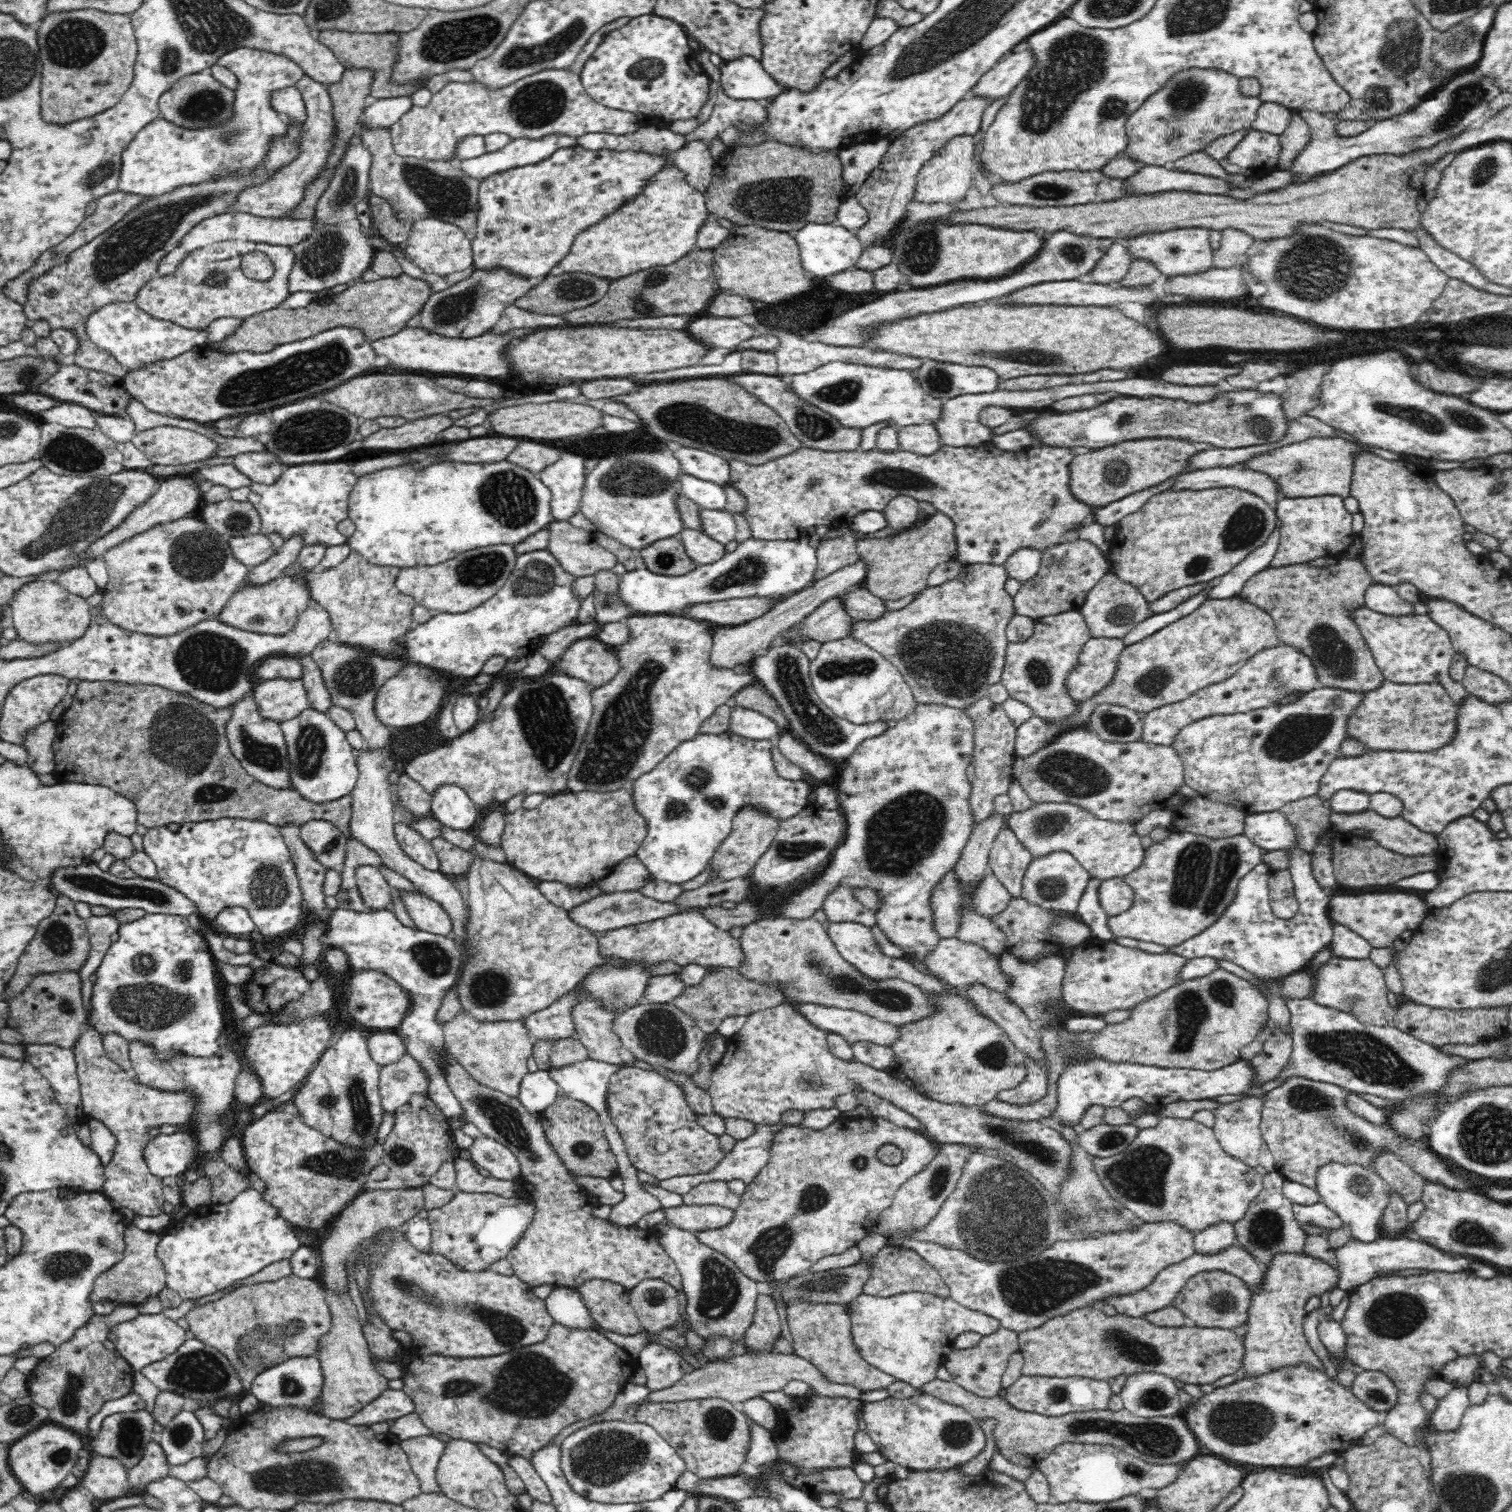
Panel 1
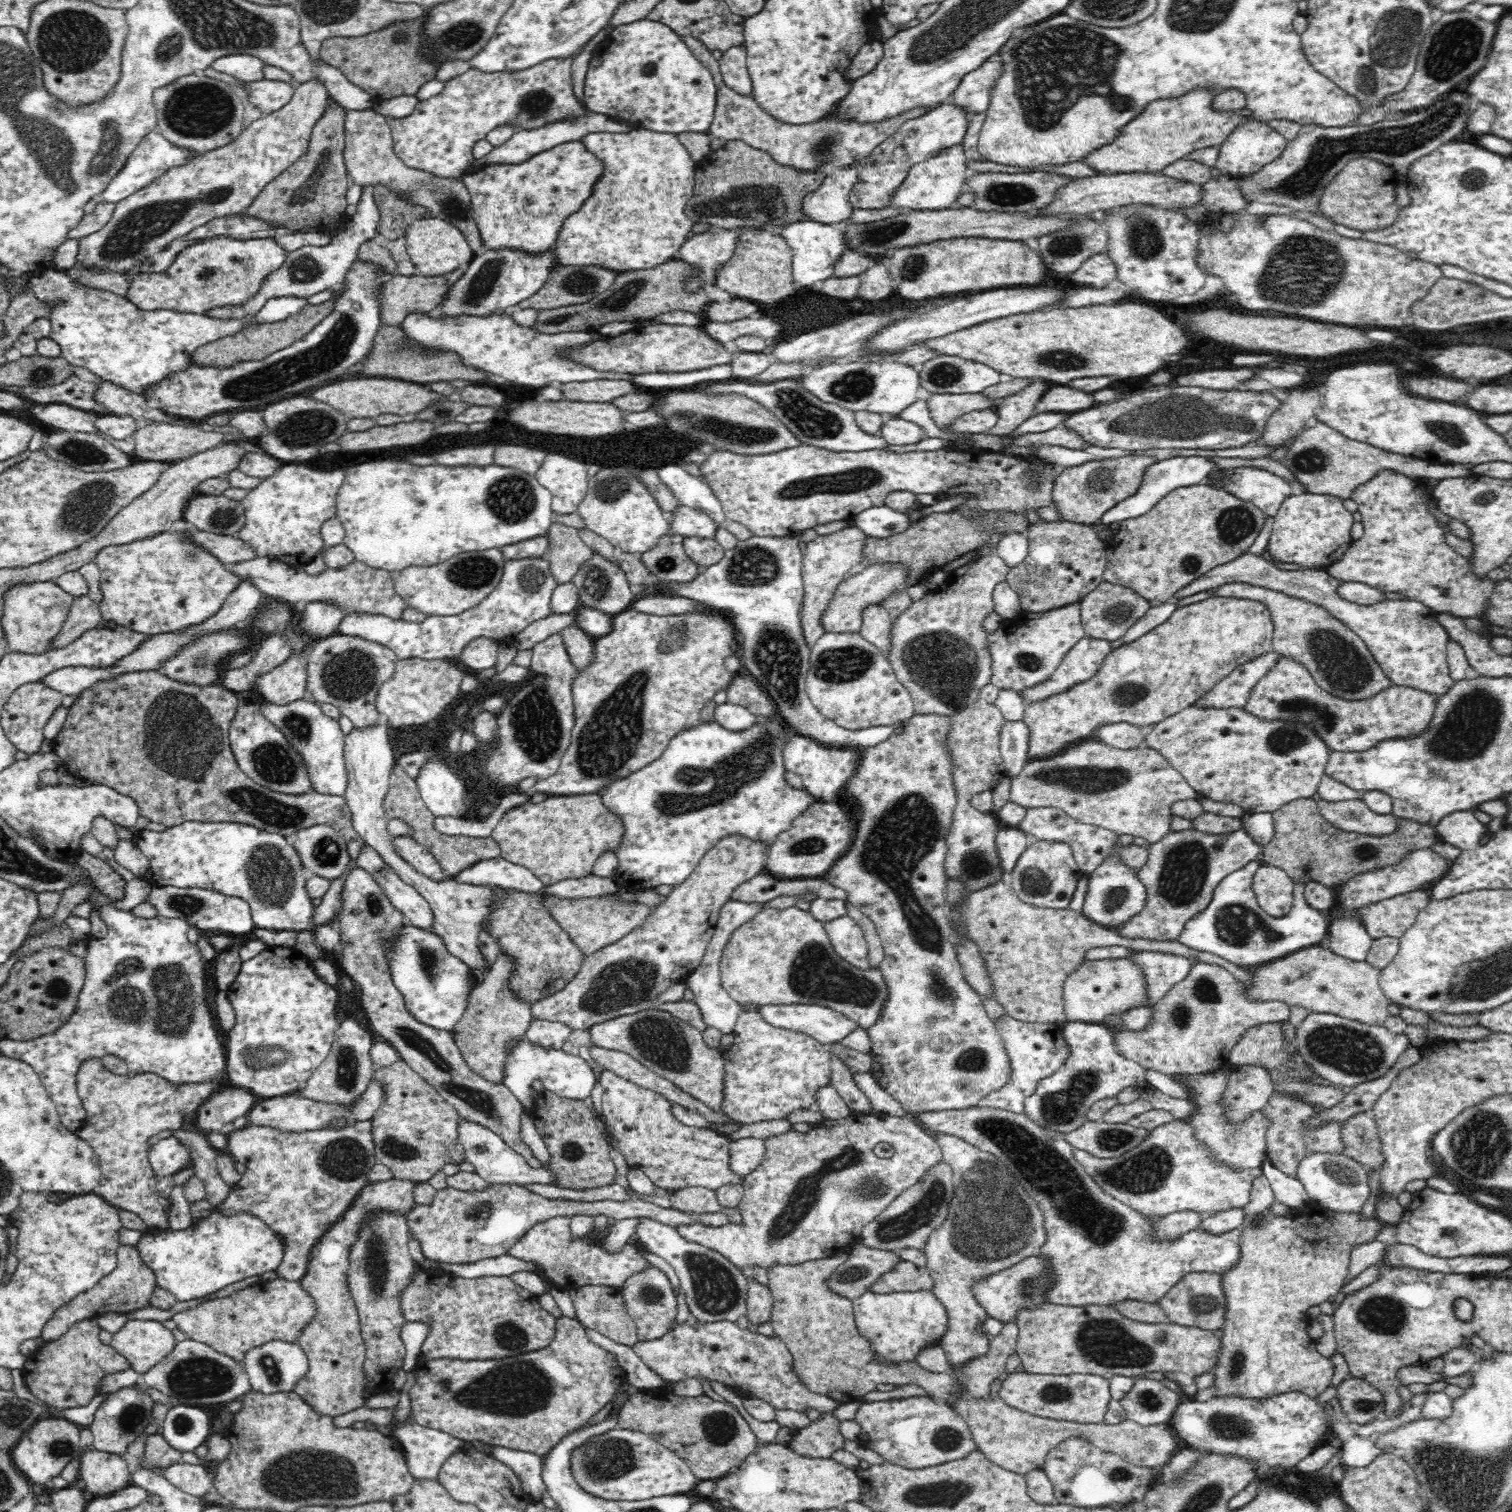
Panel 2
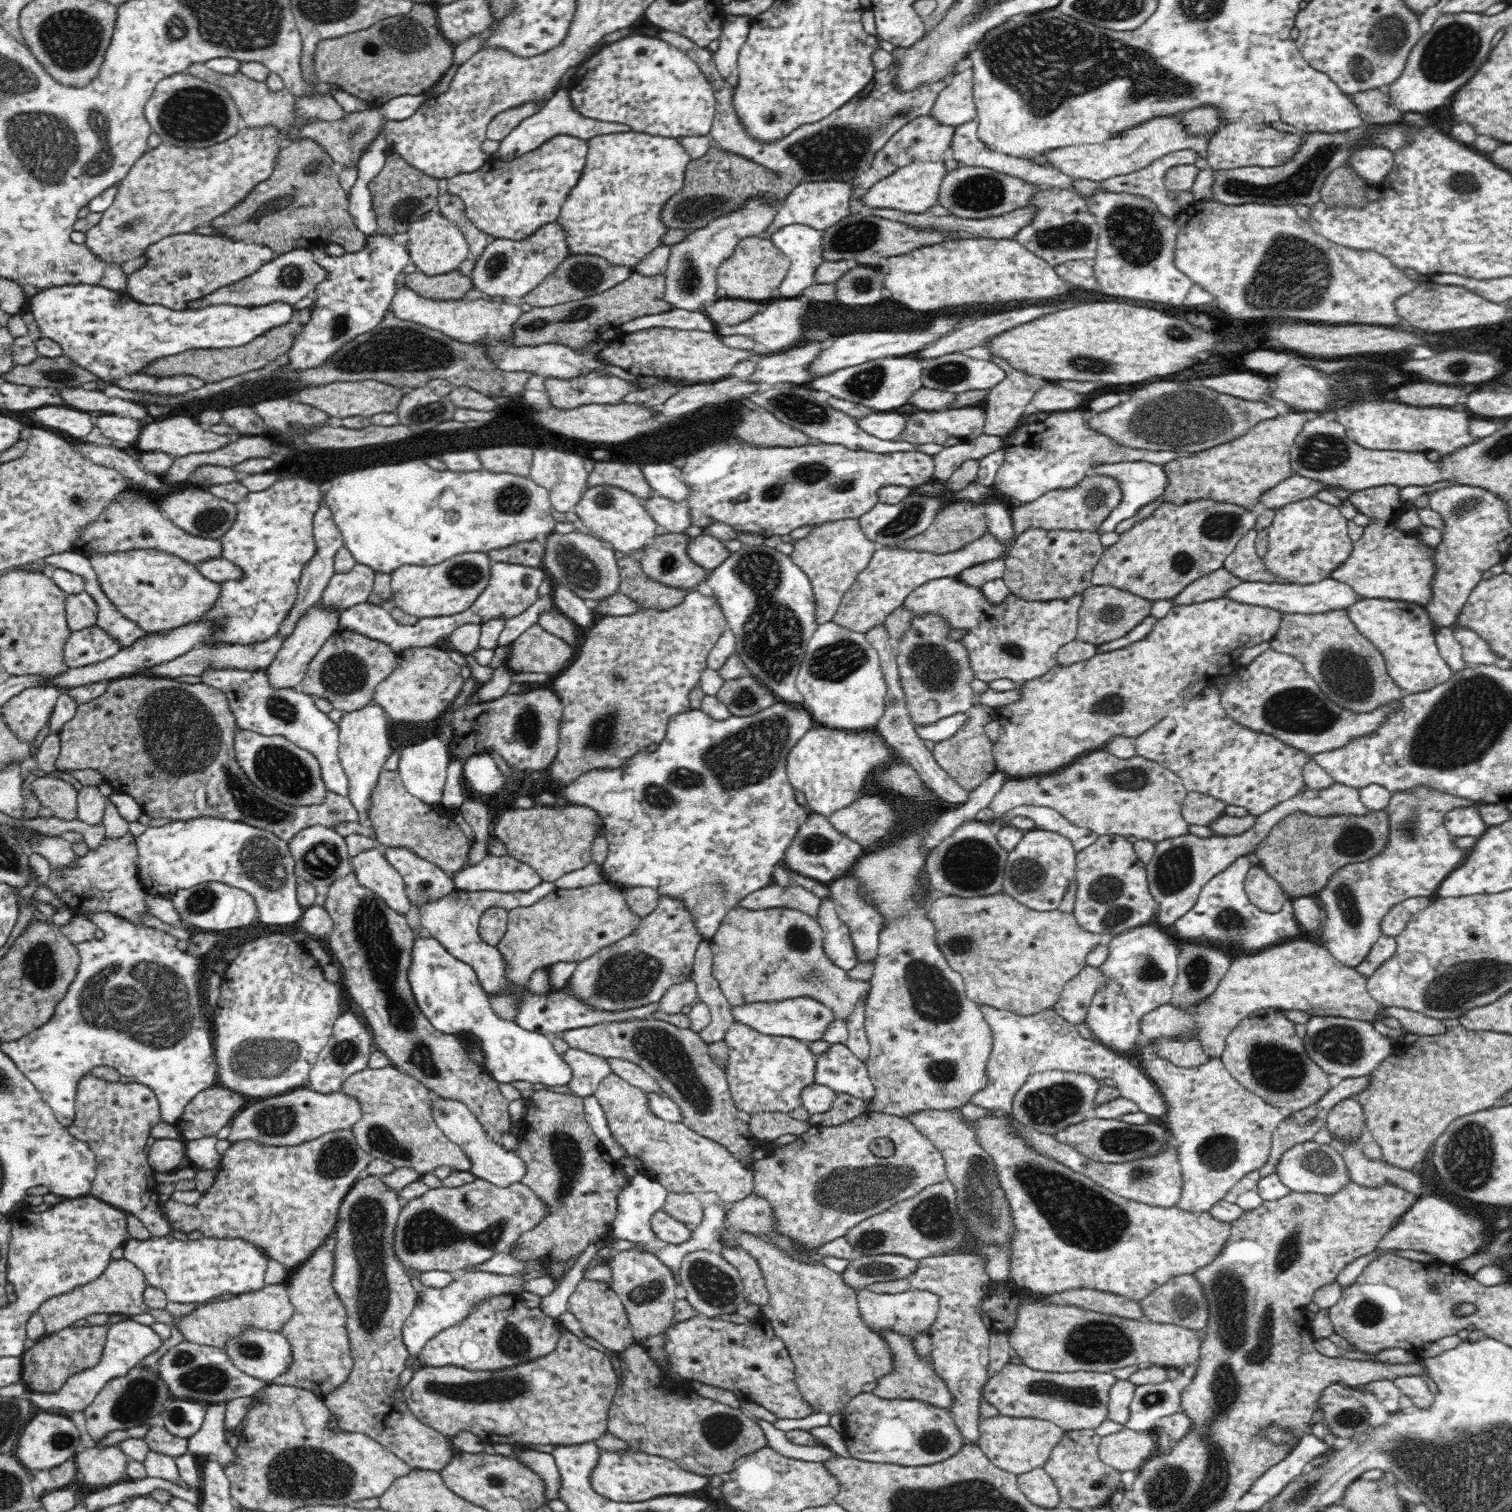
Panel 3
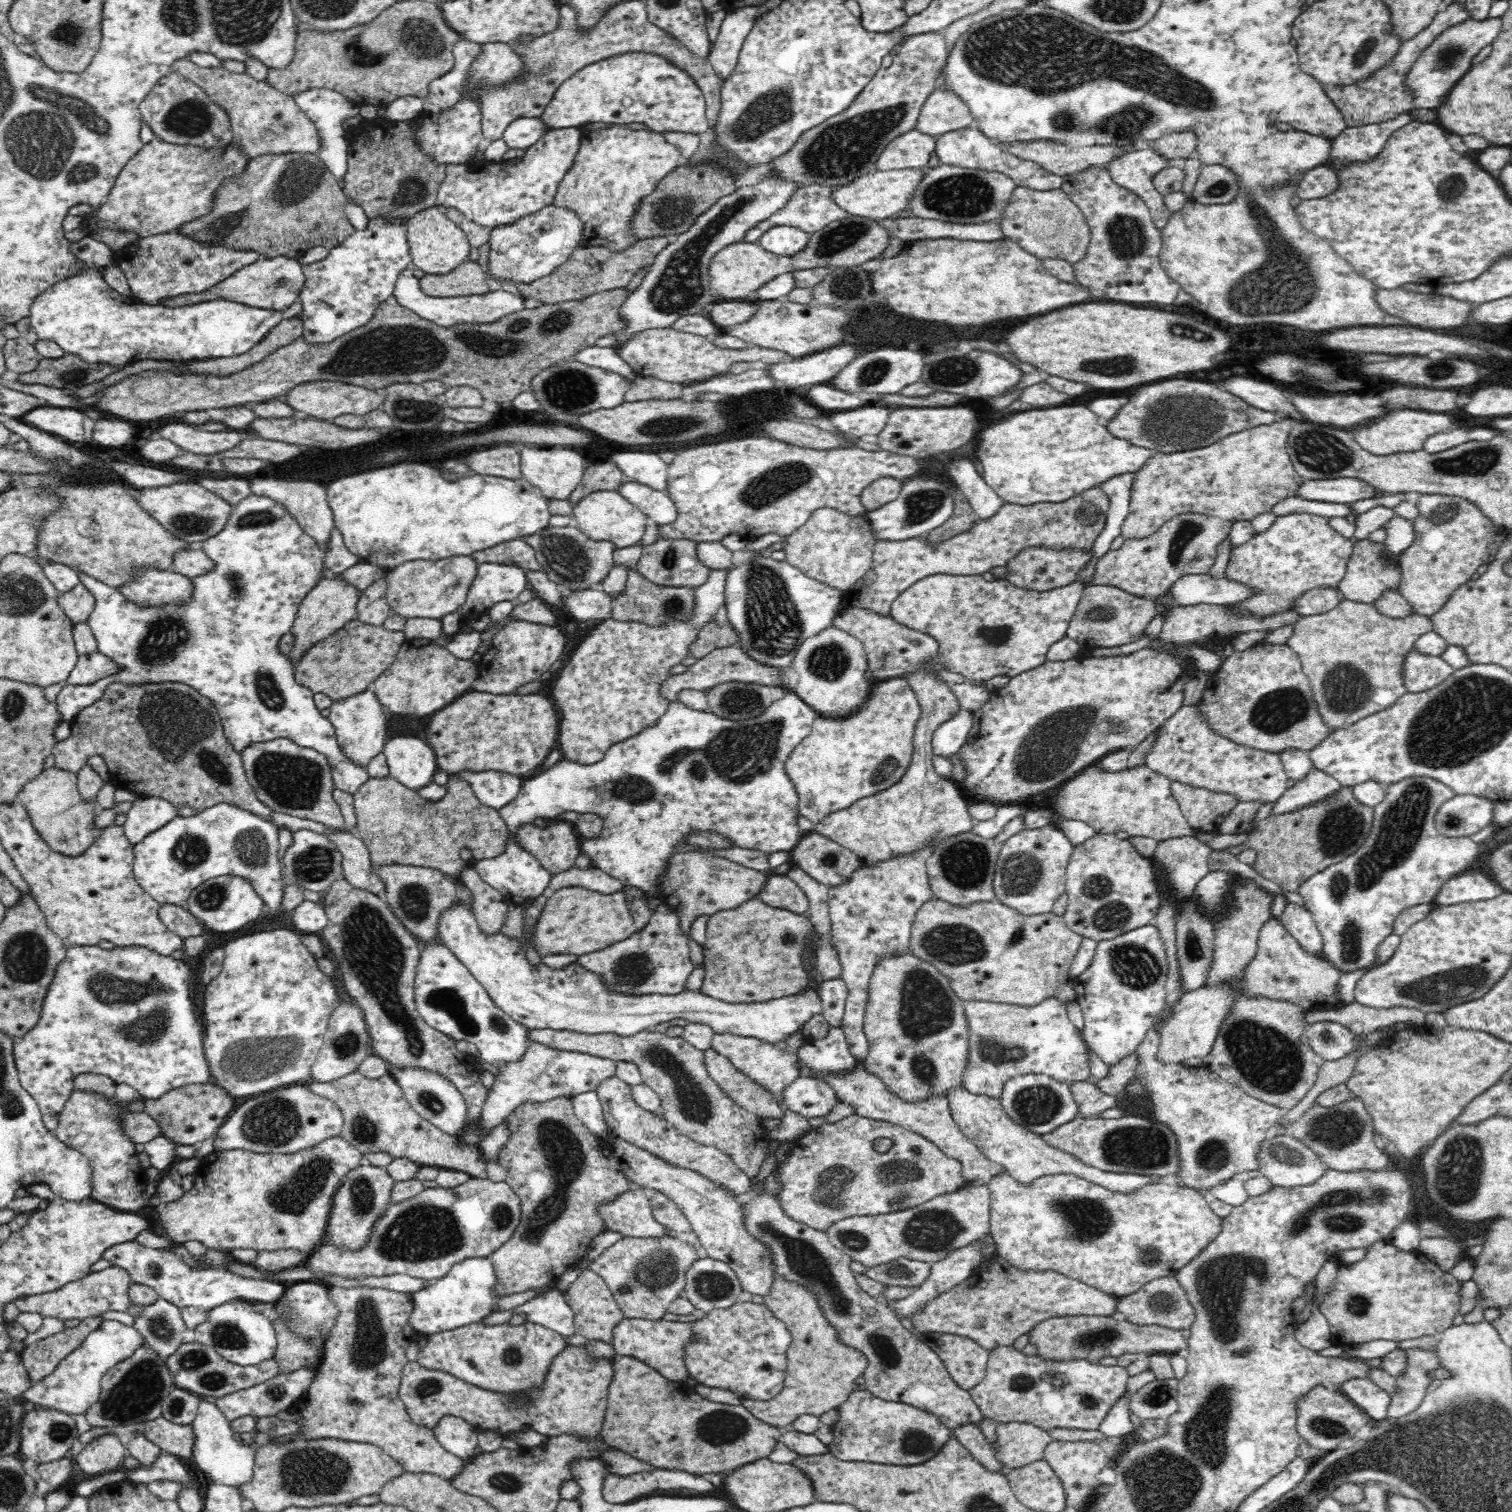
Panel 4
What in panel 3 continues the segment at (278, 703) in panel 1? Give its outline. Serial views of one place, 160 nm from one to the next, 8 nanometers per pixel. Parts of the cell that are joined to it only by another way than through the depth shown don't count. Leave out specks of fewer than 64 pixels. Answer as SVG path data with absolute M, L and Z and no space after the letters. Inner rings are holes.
M316 604L301 618L301 621L298 621L295 631L283 642L274 660L266 668L266 677L268 677L270 686L276 689L300 687L310 661L316 656L316 653L328 640L328 637L339 630L339 613L334 611L334 609L324 609L324 607Z

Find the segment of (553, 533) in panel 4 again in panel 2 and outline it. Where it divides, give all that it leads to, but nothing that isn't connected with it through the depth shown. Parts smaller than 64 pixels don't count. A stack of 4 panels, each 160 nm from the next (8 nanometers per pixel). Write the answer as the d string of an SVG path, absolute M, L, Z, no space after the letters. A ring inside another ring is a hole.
M595 552L571 582L580 592L582 604L612 617L630 608L638 595L621 567Z

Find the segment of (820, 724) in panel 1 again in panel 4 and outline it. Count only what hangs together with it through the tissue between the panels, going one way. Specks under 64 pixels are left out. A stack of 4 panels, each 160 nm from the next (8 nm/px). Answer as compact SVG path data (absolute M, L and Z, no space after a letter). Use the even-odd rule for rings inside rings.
M754 554L726 574L725 609L728 623L738 635L737 645L753 661L776 669L780 679L802 643L832 625L842 604L843 592L809 578L786 560L772 559L770 554Z

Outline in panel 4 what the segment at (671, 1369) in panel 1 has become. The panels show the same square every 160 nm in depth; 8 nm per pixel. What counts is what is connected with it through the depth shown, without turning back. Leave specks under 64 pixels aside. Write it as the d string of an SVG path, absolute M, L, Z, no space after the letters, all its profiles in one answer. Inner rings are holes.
M736 1303L727 1309L716 1309L692 1322L692 1336L684 1344L684 1364L690 1377L710 1388L731 1390L743 1399L771 1401L779 1396L787 1376L787 1350L791 1334L786 1325L764 1304Z

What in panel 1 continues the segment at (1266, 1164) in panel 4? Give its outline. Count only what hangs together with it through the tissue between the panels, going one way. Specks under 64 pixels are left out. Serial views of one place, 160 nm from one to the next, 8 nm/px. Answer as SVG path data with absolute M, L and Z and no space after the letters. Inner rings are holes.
M1325 1164L1318 1169L1316 1189L1322 1203L1350 1226L1351 1236L1362 1242L1372 1242L1381 1237L1380 1224L1390 1204L1392 1190L1374 1169L1360 1165Z

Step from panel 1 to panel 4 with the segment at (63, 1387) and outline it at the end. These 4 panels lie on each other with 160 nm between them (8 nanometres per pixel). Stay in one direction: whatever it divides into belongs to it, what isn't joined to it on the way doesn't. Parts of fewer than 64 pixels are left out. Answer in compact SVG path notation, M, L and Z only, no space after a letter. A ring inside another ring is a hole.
M102 1316L82 1319L74 1328L38 1340L20 1352L21 1361L32 1384L50 1376L64 1359L68 1358L87 1339L90 1333L99 1329L106 1319Z

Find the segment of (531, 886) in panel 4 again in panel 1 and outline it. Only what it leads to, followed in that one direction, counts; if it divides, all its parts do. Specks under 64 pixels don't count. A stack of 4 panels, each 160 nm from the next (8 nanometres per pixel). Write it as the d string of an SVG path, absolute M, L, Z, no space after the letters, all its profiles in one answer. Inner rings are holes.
M731 730L719 735L699 733L696 738L678 745L654 770L635 780L635 807L648 825L647 837L636 851L636 856L654 879L684 884L698 876L708 866L716 849L728 838L736 812L746 804L764 808L773 816L779 816L782 821L796 816L804 807L811 805L808 798L812 790L808 783L802 779L786 780L778 775L770 748L772 740L752 740Z

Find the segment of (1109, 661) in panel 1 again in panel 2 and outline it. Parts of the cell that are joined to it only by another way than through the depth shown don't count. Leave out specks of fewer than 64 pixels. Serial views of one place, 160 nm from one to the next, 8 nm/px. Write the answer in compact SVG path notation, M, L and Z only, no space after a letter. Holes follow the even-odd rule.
M1088 637L1081 638L1081 641L1067 652L1063 661L1060 662L1060 666L1052 673L1050 678L1031 689L1026 689L1020 694L1021 697L1028 703L1041 701L1055 694L1069 691L1070 687L1076 686L1076 684L1089 681L1101 669L1104 659L1112 652L1112 649L1114 648L1111 647L1110 641Z

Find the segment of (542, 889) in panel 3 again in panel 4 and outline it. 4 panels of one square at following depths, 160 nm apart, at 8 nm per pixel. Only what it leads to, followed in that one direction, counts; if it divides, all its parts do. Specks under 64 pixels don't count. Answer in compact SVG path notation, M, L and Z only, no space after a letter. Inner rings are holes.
M456 900L452 906L440 914L437 927L437 939L439 943L450 949L451 952L464 964L469 972L476 977L482 987L488 992L495 1006L512 1017L514 1022L519 1022L530 1031L532 1029L572 1030L584 1034L602 1034L613 1032L620 1036L632 1036L636 1032L648 1030L650 1026L662 1024L662 1022L701 1022L711 1026L715 1033L730 1033L740 1036L759 1038L766 1042L779 1043L791 1037L794 1033L802 1032L804 1024L814 1015L822 1013L822 1002L819 994L814 990L804 993L789 995L784 998L776 998L767 1002L756 1003L728 1003L719 999L711 998L701 991L683 991L680 994L652 994L641 996L628 996L615 994L604 985L604 979L600 975L585 970L578 962L570 964L566 970L553 970L542 964L538 970L534 970L525 956L525 952L519 948L519 944L512 939L504 937L501 933L488 936L479 930L472 902L459 902Z

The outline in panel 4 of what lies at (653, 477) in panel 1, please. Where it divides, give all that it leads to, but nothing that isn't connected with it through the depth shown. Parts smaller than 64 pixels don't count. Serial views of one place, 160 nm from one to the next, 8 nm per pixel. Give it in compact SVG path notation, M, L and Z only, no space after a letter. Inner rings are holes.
M600 490L582 498L574 506L575 525L584 534L594 540L607 540L614 543L616 549L628 548L640 543L646 532L648 517L618 491Z

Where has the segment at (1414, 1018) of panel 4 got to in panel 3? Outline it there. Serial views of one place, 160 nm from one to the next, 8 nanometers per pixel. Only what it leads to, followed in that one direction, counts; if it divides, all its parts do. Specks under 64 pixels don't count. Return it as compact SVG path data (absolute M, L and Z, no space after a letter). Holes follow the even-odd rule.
M1384 1007L1381 1016L1397 1018L1405 1031L1420 1036L1439 1035L1450 1029L1440 1019L1404 1008Z

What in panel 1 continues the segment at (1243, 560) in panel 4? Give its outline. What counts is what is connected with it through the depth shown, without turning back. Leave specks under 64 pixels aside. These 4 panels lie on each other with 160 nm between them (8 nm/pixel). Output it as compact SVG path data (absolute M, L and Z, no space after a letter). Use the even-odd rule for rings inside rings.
M1335 495L1306 498L1278 498L1275 514L1278 516L1280 544L1269 566L1288 566L1311 562L1316 558L1340 557L1357 536L1352 532L1353 515L1346 510L1343 499Z

